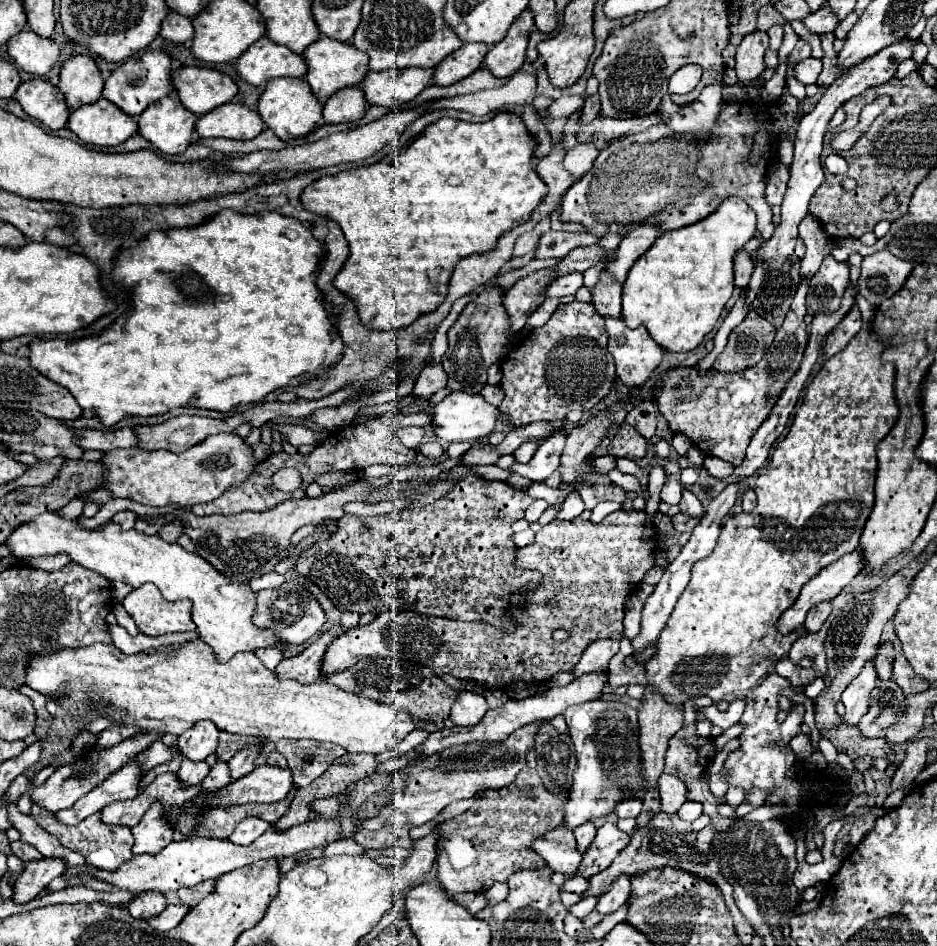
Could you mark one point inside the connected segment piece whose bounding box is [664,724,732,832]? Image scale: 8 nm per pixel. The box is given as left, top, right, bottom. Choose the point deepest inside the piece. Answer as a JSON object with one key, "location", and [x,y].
{"location":[690,753]}

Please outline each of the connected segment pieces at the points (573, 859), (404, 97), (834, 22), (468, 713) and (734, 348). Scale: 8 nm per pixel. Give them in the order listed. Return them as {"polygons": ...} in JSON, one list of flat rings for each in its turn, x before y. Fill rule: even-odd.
{"polygons":[[[556,826,542,838,534,840,532,848,546,860,552,872,560,872,564,876,576,874,582,862,582,854,576,848,574,834,564,826]],[[406,68,406,70,382,70,368,72,362,82,368,104,396,108,414,100,432,82,432,70]],[[828,6,812,12,810,16,806,16,804,20,804,26,814,32,814,34,824,34,824,32,834,32,836,26,838,26,838,18,830,12]],[[460,692,452,704,450,720,456,726,472,728,472,724,478,724,478,720,488,712,488,704,482,694,476,692]],[[750,310,744,318,744,324,732,330,724,352,716,358,716,364,712,368,718,372,740,372,744,368,750,368,762,358,772,340,774,326]]]}

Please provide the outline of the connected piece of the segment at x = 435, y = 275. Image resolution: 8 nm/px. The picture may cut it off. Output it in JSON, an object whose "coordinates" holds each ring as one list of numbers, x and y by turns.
{"coordinates":[[500,110,492,120,482,122,482,124,470,124,470,122,462,122,462,120,454,120,454,118,442,118,438,122,432,122,430,126,426,126,404,150,400,150,396,154,388,154,380,162,376,162,372,166,344,170,344,172,338,172,336,176,324,176,324,178,312,182,302,192,300,200,302,200,304,208,308,212,314,212,314,214,322,216,322,218,334,220,342,228,344,236,348,240,350,256,344,262,344,266,338,272,338,276,334,278,334,286,342,294,346,294,348,298,354,300,356,310,358,310,358,316,360,316,360,320,362,320,362,324,366,328,370,328,370,330,398,330,398,328,406,328,420,314,426,314,426,312,436,310,444,302,444,298,446,298,448,280,450,280,452,270,454,270,454,266,456,266,456,262,460,258,470,256,470,254,482,254,482,252,492,250,496,246,496,240,504,232,508,232,510,228,514,228,518,224,524,224,528,220,528,216,532,214,532,210,542,202,542,198,548,192,544,180,534,170,534,162,532,162,534,148,536,148,536,140,528,134,522,118,516,116,514,112]]}

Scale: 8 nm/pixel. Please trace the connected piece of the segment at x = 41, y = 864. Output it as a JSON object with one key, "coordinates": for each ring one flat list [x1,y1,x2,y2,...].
{"coordinates":[[44,858,38,862,28,862,24,870,26,872,12,886,14,888,12,900,16,904,26,904,34,900,40,894,40,890,48,886,48,882,52,882,52,878,64,874,66,866,58,858]]}

